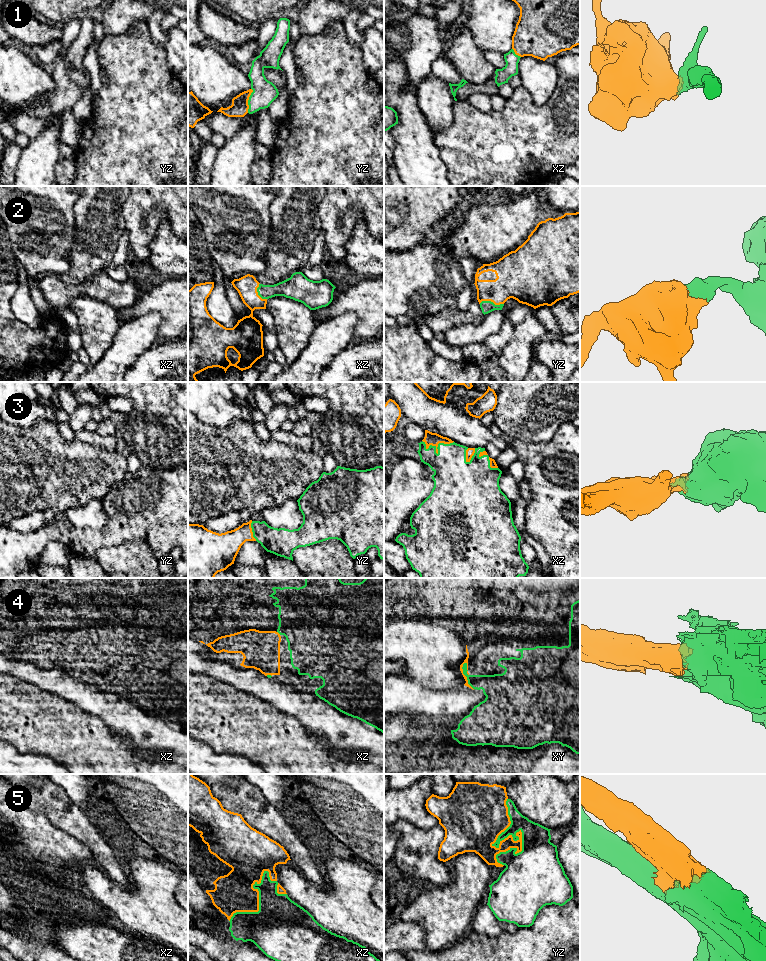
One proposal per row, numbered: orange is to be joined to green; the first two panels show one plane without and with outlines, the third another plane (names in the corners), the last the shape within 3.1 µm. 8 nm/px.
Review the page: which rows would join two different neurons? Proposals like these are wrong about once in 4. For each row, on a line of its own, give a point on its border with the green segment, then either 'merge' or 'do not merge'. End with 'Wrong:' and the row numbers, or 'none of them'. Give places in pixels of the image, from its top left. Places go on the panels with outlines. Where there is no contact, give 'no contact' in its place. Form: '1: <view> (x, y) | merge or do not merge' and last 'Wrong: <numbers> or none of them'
1: yz (248, 100) | merge
2: yz (490, 301) | merge
3: xz (435, 446) | merge
4: xy (465, 675) | merge
5: yz (514, 840) | do not merge
Wrong: 5

